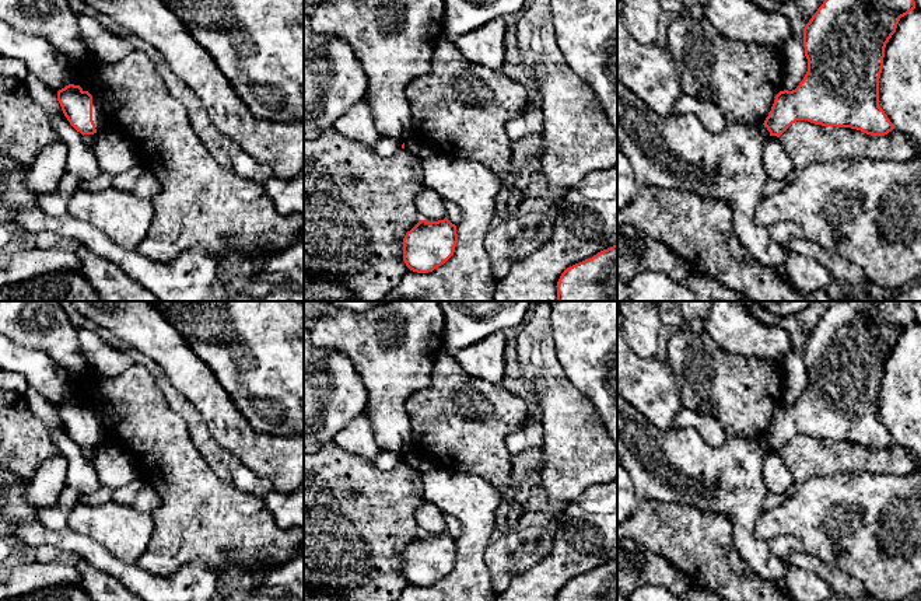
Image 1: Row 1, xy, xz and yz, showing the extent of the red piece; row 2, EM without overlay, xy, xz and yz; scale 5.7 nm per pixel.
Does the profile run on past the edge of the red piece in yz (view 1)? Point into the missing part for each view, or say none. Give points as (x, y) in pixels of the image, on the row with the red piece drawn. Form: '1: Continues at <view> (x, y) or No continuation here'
1: No continuation here

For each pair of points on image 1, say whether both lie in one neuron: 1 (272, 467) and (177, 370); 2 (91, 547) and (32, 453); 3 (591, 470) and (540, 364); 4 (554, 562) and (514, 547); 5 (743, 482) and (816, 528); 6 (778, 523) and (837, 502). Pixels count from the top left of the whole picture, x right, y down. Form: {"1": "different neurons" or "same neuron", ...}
{"1": "same neuron", "2": "different neurons", "3": "same neuron", "4": "different neurons", "5": "different neurons", "6": "same neuron"}

